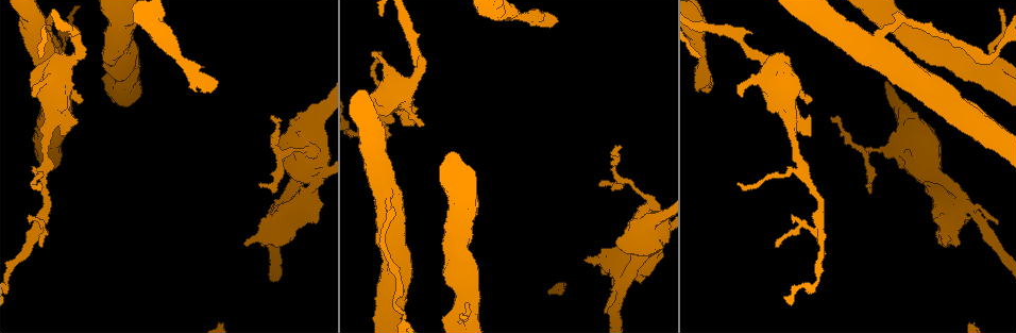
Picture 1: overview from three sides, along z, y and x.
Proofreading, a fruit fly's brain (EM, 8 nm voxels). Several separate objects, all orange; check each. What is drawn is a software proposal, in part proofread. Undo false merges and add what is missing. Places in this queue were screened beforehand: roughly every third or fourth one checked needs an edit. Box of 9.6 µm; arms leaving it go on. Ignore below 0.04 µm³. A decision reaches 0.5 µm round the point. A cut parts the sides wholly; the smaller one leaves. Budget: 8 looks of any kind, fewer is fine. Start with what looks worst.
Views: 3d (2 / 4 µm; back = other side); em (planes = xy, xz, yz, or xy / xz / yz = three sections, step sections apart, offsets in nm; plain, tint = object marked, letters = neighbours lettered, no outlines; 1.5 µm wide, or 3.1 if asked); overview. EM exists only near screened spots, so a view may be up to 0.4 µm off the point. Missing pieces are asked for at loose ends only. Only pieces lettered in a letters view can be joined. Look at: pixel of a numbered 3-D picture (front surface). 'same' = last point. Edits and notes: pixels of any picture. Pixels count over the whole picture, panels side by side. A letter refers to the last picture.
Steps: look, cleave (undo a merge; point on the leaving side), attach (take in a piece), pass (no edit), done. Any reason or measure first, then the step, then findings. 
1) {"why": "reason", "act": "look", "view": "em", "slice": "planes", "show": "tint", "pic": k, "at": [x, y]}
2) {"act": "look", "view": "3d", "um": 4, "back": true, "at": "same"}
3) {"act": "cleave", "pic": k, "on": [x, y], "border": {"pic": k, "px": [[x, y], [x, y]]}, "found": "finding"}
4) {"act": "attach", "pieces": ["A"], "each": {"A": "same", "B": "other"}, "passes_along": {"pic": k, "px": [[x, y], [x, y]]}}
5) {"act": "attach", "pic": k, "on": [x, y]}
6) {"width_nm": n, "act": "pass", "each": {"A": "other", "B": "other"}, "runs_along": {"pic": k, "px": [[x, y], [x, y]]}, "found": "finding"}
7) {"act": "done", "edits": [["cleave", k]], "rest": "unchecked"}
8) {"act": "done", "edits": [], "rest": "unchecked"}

{"why": "an open end", "act": "look", "view": "3d", "um": 2, "pic": 1, "at": [587, 261]}

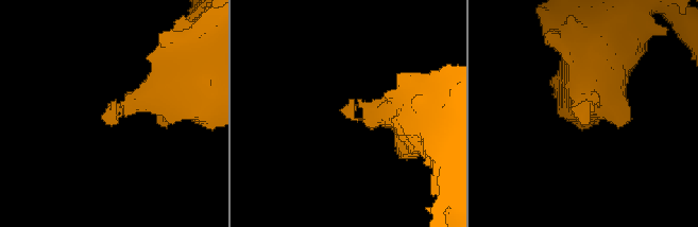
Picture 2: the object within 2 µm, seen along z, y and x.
{"why": "need the tissue", "act": "look", "view": "em", "slice": "planes", "show": "letters", "pic": 2, "at": [350, 114]}

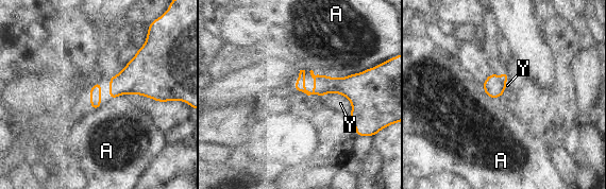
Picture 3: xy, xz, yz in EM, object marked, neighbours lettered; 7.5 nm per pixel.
{"act": "pass", "each": {"A": "other", "Y": "other"}, "runs_along": {"pic": 3, "px": [[364, 82], [323, 85], [313, 92], [297, 86]]}, "found": "no lettered piece goes on from it"}

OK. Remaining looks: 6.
{"why": "thin end", "act": "look", "view": "em", "slice": "planes", "show": "tint", "pic": 1, "at": [791, 217]}

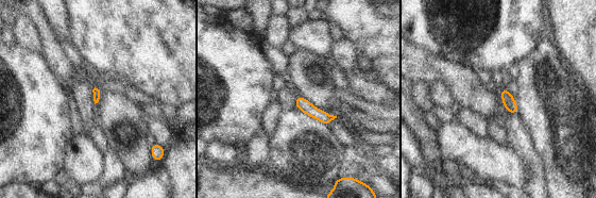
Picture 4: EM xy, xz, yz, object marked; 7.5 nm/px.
{"act": "look", "view": "em", "slice": "planes", "show": "letters", "at": "same"}

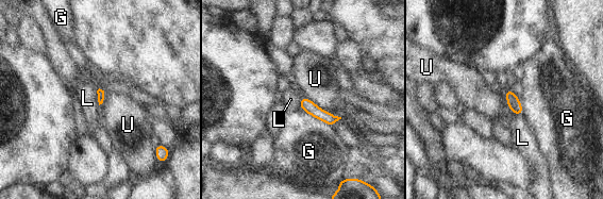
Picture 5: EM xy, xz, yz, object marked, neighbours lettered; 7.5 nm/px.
{"act": "pass", "each": {"G": "other", "L": "other", "U": "other"}, "border": {"pic": 5, "px": [[507, 106], [515, 114], [522, 114]]}, "found": "no lettered piece goes on from it"}

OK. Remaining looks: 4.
{"why": "sudden change in width", "act": "look", "view": "em", "slice": "planes", "show": "letters", "pic": 1, "at": [895, 154]}

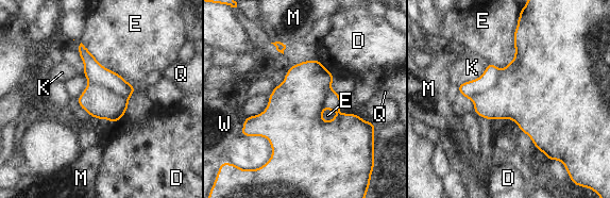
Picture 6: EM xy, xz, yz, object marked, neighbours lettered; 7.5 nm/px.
{"act": "cleave", "pic": 6, "on": [489, 79], "each": {"D": "other", "E": "other", "K": "other", "M": "other", "Q": "other", "W": "other"}, "part_leaving": {"pic": 6, "px": [[83, 51], [106, 78], [131, 91]]}, "found": "two neurons meet here"}

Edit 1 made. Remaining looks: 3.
{"act": "done", "edits": [["cleave", 6]], "rest": "unchecked"}

